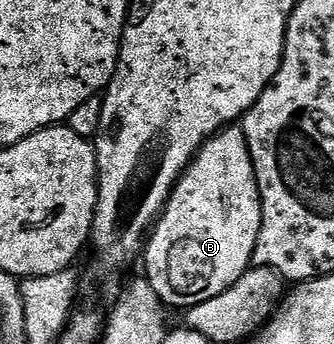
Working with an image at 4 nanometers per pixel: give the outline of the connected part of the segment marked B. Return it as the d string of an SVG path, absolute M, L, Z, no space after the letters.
M229 126L201 146L168 197L142 252L146 278L165 305L187 310L206 302L248 271L261 226L262 206L244 129Z

